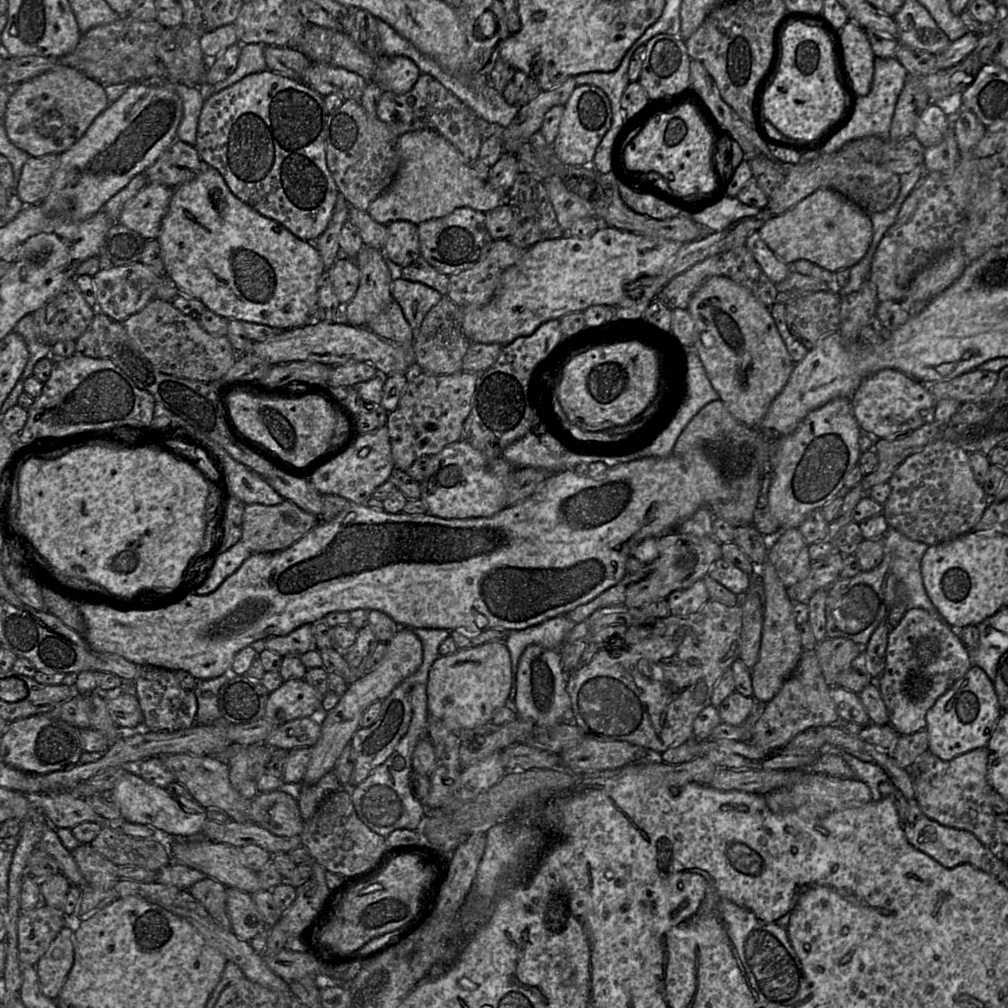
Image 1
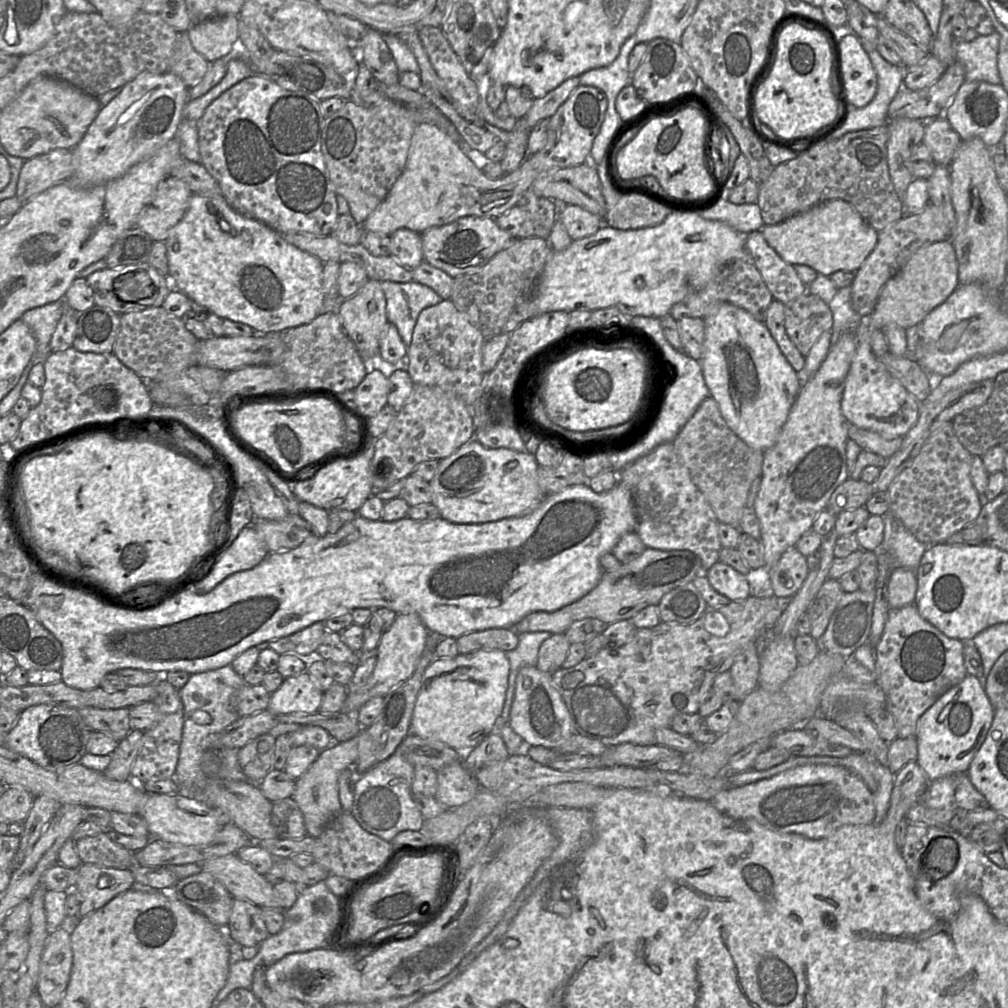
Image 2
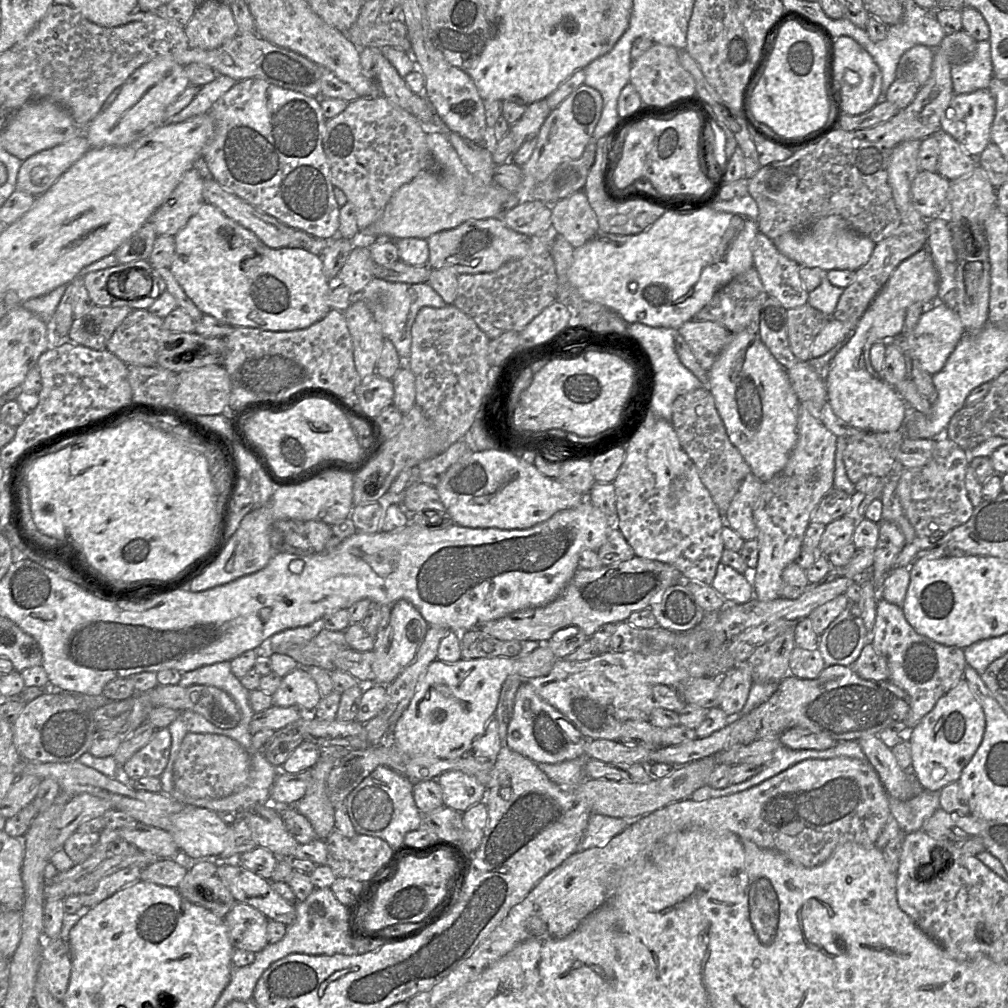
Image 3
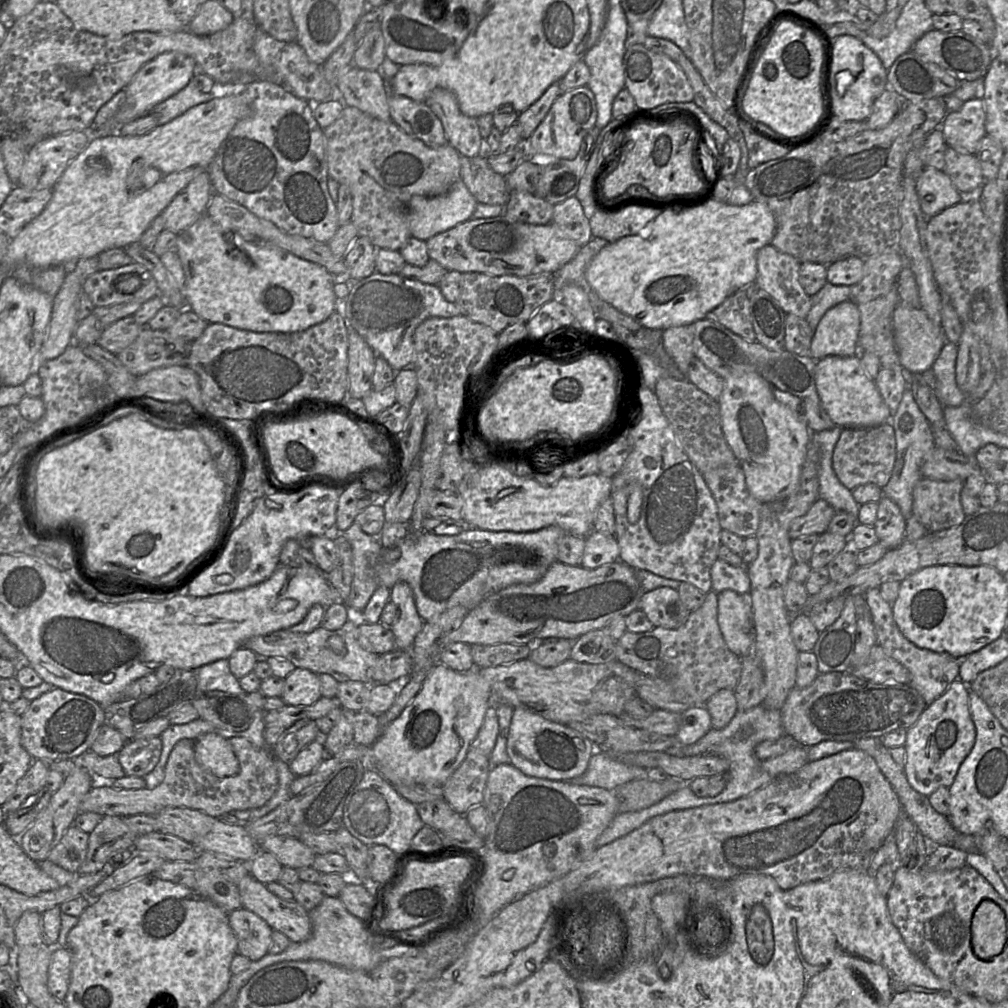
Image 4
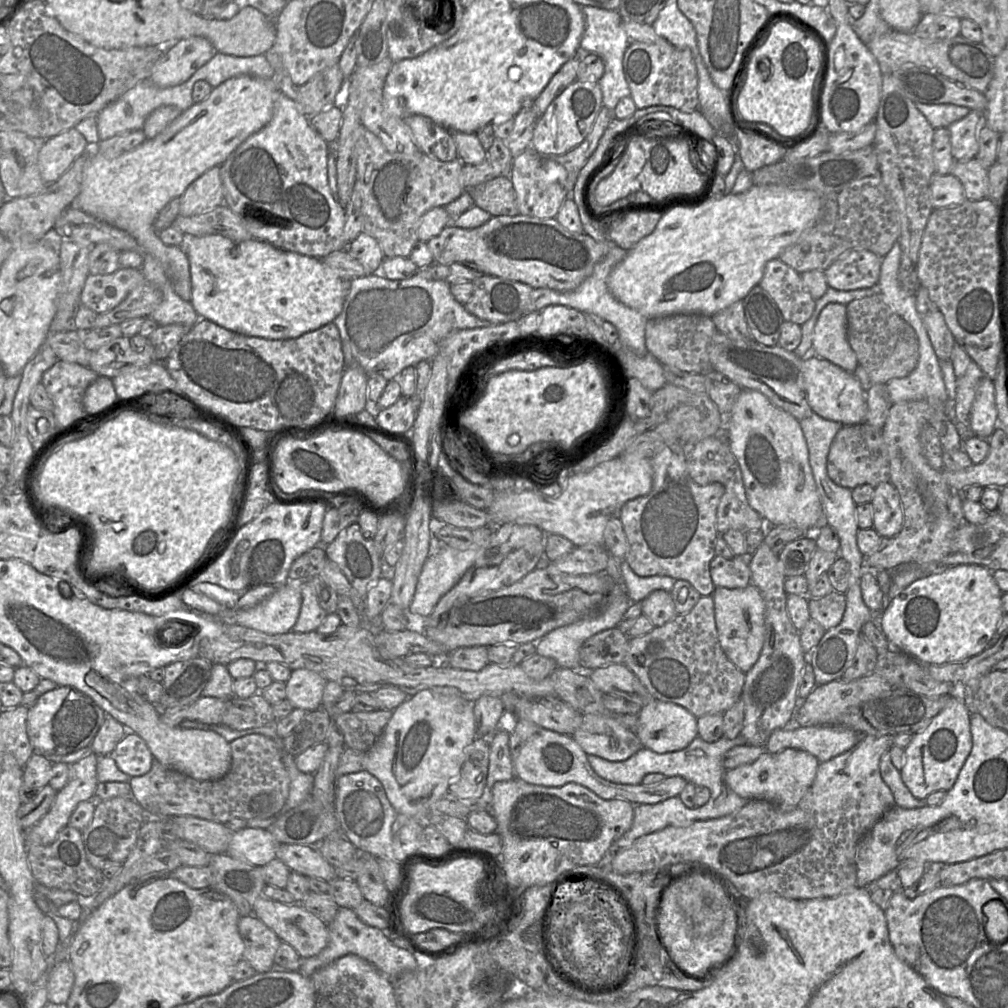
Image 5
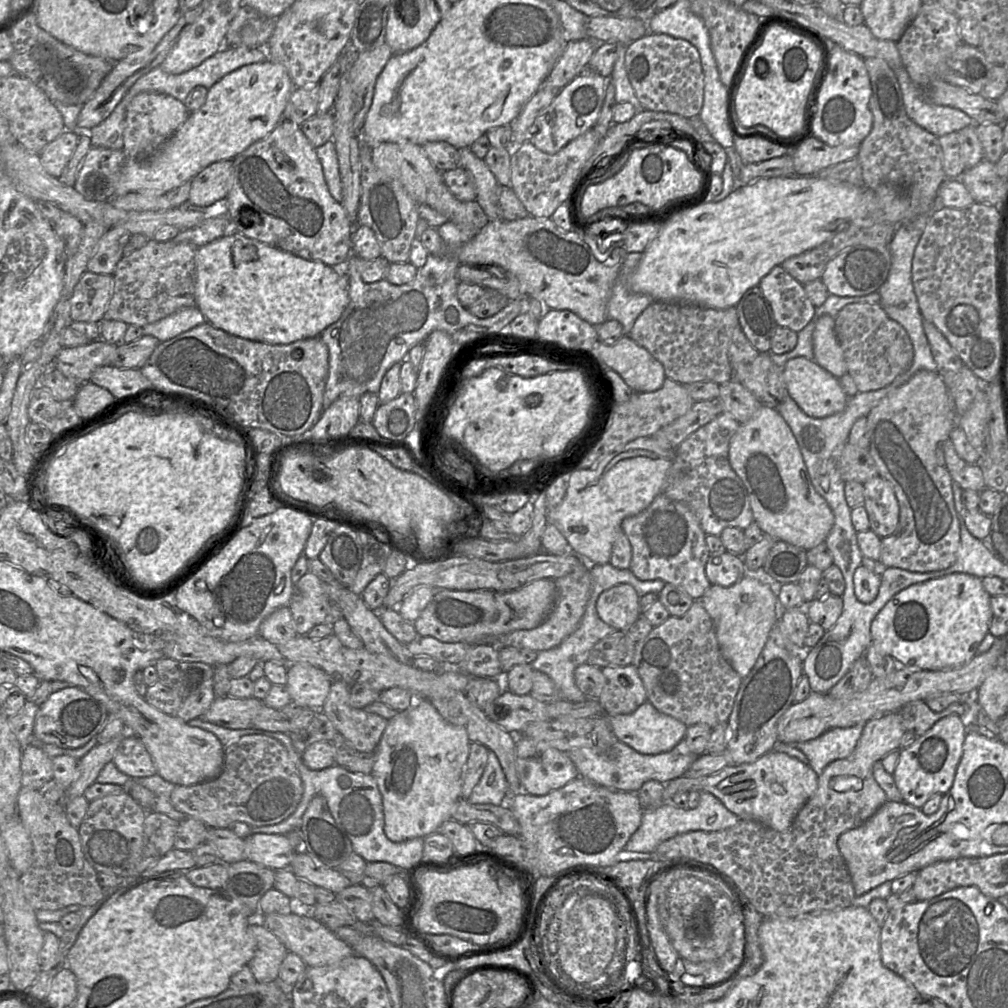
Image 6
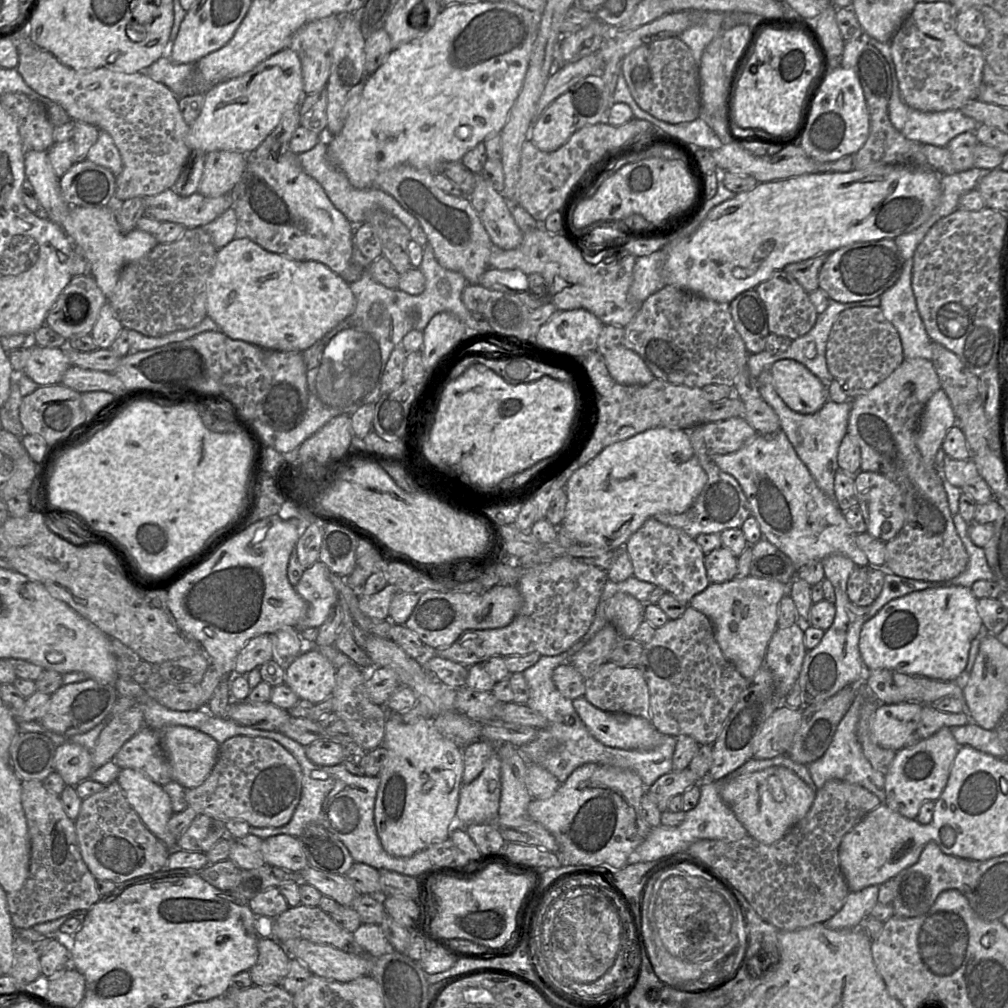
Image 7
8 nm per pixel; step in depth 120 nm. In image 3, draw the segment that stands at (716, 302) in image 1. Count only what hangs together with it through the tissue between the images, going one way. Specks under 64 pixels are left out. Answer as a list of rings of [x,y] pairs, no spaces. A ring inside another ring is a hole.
[[[742,331],[736,334],[732,334],[731,341],[724,348],[721,354],[718,356],[710,370],[708,371],[707,388],[714,397],[715,407],[719,413],[723,424],[725,426],[727,435],[730,442],[740,452],[745,462],[749,465],[751,473],[757,477],[762,483],[769,481],[776,474],[783,470],[789,459],[790,453],[796,445],[798,439],[798,416],[799,416],[799,401],[792,389],[789,381],[787,370],[779,364],[775,357],[771,354],[769,349],[761,341],[758,334],[749,331]]]

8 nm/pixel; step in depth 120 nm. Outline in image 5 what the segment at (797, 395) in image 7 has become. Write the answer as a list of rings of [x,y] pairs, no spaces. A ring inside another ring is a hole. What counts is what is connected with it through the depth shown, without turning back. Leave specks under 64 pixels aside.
[[[820,357],[803,361],[804,388],[813,413],[842,425],[863,424],[867,414],[866,392],[853,373]]]

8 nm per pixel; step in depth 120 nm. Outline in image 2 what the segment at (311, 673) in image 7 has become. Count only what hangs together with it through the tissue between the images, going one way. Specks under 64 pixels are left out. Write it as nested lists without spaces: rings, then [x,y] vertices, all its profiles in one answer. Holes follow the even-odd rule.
[[[304,671],[284,678],[280,687],[270,695],[268,710],[275,715],[313,714],[318,712],[323,691]]]

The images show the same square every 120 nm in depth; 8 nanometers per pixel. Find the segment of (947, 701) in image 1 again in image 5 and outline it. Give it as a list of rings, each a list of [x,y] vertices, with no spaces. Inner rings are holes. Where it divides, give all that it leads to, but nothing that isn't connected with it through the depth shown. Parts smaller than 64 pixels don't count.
[[[951,697],[941,712],[904,748],[901,778],[911,794],[925,800],[931,793],[950,790],[972,748],[970,712],[963,699]]]

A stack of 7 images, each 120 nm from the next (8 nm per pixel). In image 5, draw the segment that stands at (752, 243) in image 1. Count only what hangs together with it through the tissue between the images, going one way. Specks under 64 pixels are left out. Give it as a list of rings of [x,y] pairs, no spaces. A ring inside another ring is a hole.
[[[780,258],[766,263],[759,286],[774,299],[785,321],[803,325],[811,317],[816,300],[803,285],[801,274]]]

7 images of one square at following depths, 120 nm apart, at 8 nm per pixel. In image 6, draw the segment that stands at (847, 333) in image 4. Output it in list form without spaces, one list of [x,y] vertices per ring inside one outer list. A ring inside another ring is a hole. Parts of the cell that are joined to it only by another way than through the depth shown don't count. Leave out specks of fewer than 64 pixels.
[[[825,314],[818,318],[813,332],[814,360],[835,378],[847,374],[847,364],[835,332],[835,318]]]

